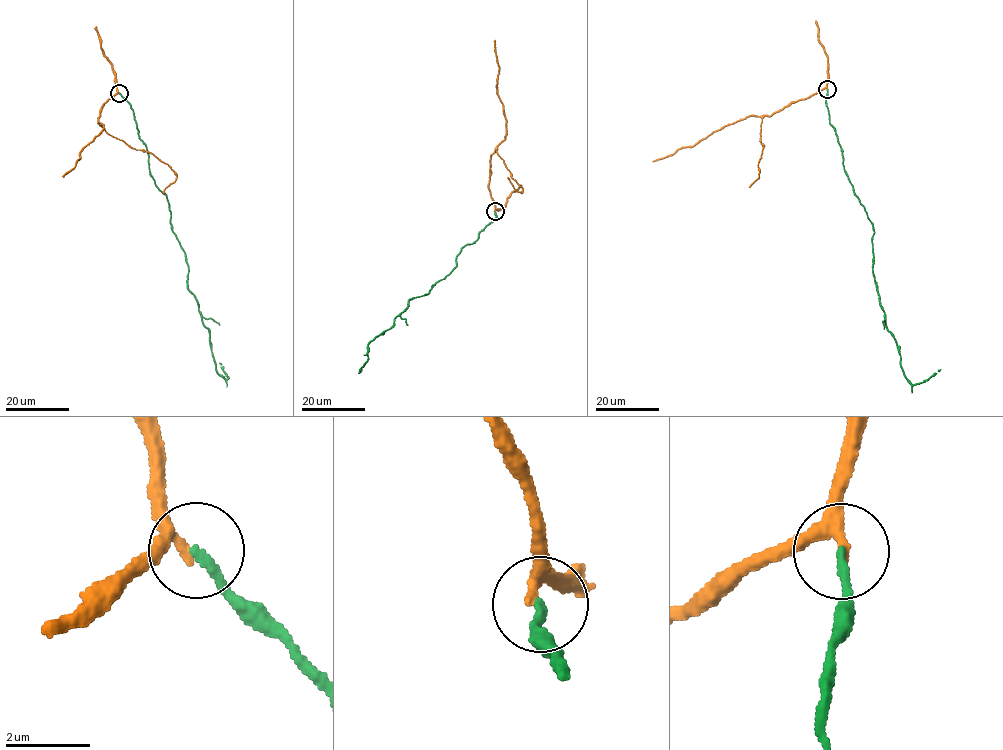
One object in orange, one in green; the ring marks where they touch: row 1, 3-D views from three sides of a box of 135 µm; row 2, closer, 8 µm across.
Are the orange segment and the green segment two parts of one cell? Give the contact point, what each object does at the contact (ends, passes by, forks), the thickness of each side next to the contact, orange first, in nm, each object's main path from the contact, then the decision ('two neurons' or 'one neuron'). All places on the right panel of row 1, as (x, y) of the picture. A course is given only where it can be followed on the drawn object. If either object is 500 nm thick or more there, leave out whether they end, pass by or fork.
at (827, 89); orange passes by; green ends there; 200 nm thick on the orange side, 200 nm on the other; orange runs (827, 89), (789, 104), (770, 116), (748, 116), (714, 130), (692, 146), (652, 161); green runs (827, 89), (829, 124), (842, 152), (844, 170), (873, 229), (872, 273), (903, 374), (914, 385), (941, 369); one neuron

